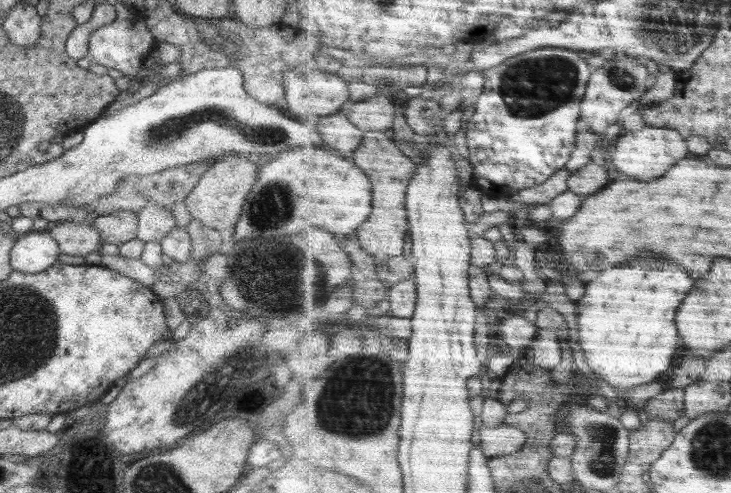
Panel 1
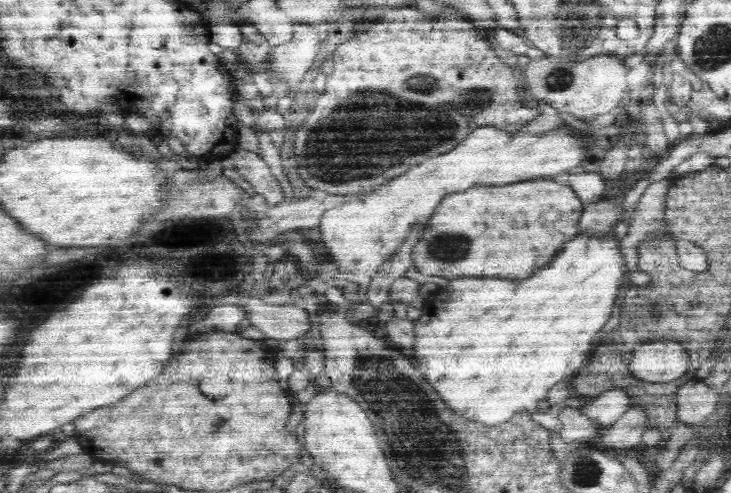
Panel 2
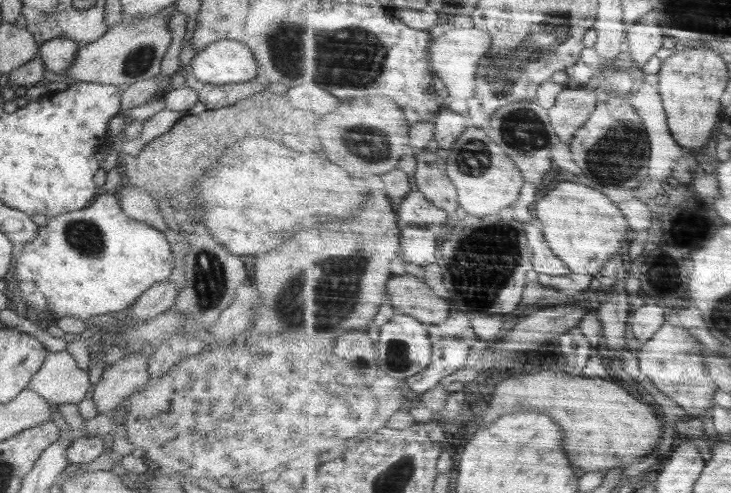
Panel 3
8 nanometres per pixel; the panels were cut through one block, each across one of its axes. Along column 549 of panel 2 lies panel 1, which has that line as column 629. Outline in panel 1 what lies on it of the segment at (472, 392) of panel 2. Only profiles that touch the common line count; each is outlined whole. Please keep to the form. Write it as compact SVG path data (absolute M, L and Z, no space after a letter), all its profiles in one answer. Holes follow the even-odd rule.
M636 260L632 264L624 264L620 270L610 268L602 272L598 280L588 286L586 296L578 301L580 346L590 368L606 382L612 382L612 386L620 392L656 382L664 372L672 369L672 356L676 356L680 348L676 314L694 286L696 280L682 266L658 260Z

